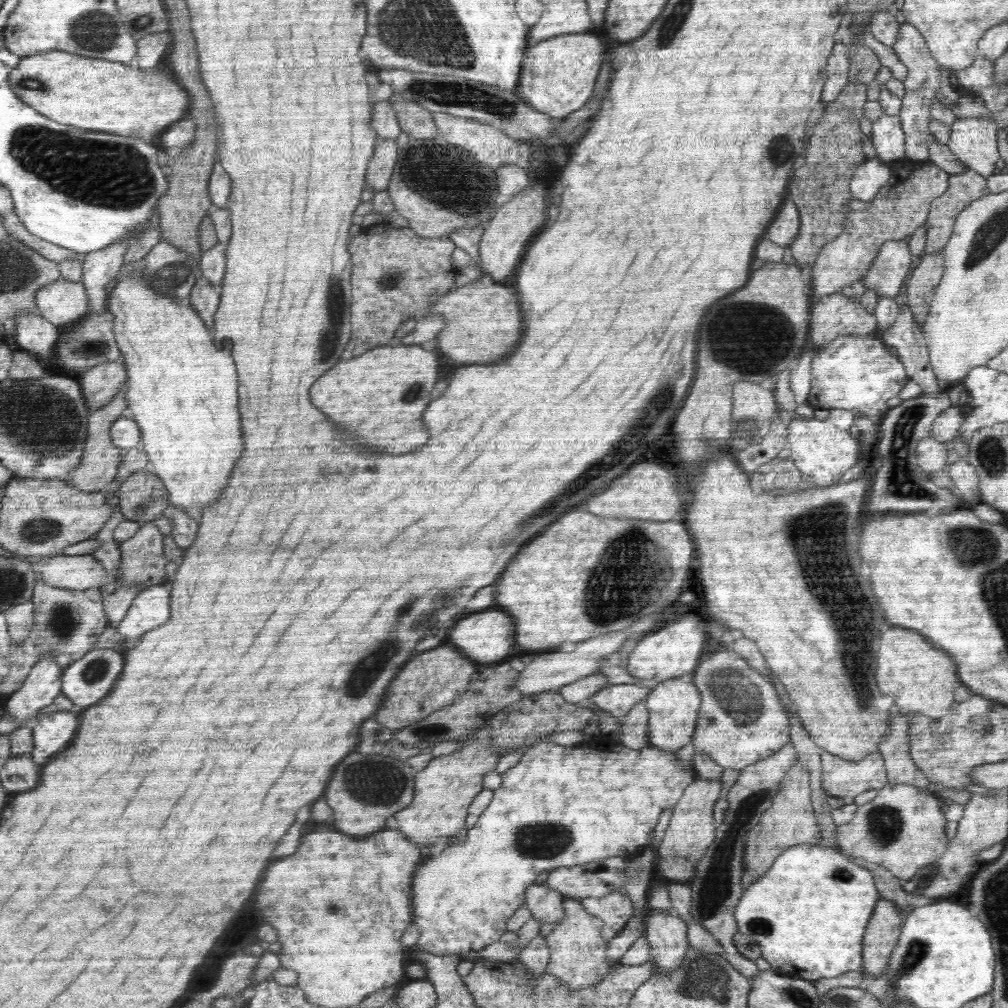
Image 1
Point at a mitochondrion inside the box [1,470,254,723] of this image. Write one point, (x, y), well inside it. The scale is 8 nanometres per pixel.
(41, 529)

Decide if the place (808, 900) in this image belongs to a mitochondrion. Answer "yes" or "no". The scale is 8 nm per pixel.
no

